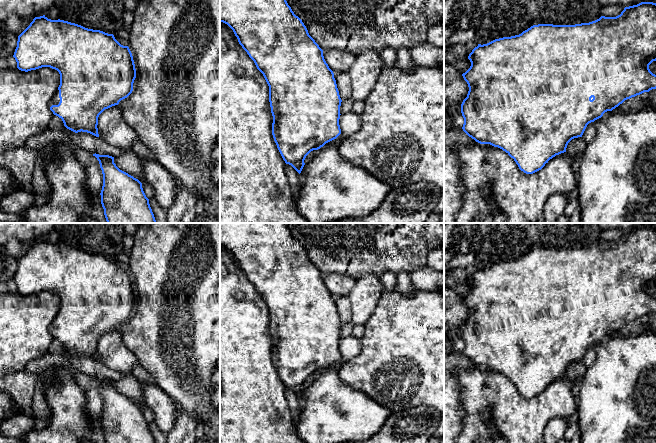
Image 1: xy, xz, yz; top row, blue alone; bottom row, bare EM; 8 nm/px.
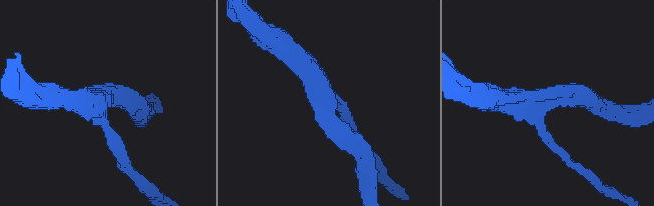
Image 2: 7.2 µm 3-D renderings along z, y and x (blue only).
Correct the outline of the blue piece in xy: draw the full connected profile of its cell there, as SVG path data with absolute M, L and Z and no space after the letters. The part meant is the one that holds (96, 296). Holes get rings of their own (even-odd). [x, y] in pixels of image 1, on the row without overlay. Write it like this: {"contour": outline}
{"contour": "M45 239L35 241L30 249L18 260L17 271L13 281L17 292L31 295L42 291L50 291L60 298L60 309L49 326L50 334L62 343L64 350L75 356L87 356L96 361L98 358L98 341L105 334L118 329L133 315L136 293L132 277L128 270L121 269L113 258L100 254L85 252L64 244L51 244Z"}

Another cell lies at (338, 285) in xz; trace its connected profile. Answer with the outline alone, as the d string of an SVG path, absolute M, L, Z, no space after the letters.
M324 274L323 280L333 297L349 296L356 284L355 278L340 274Z

